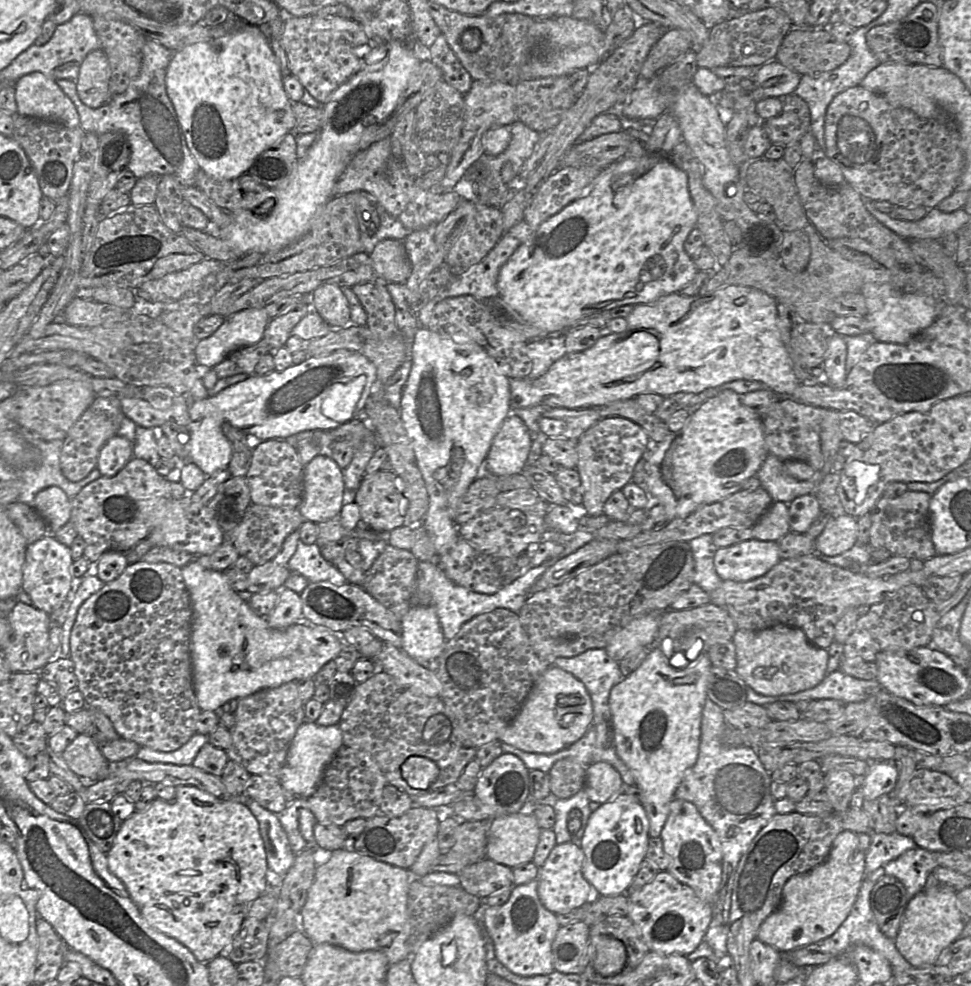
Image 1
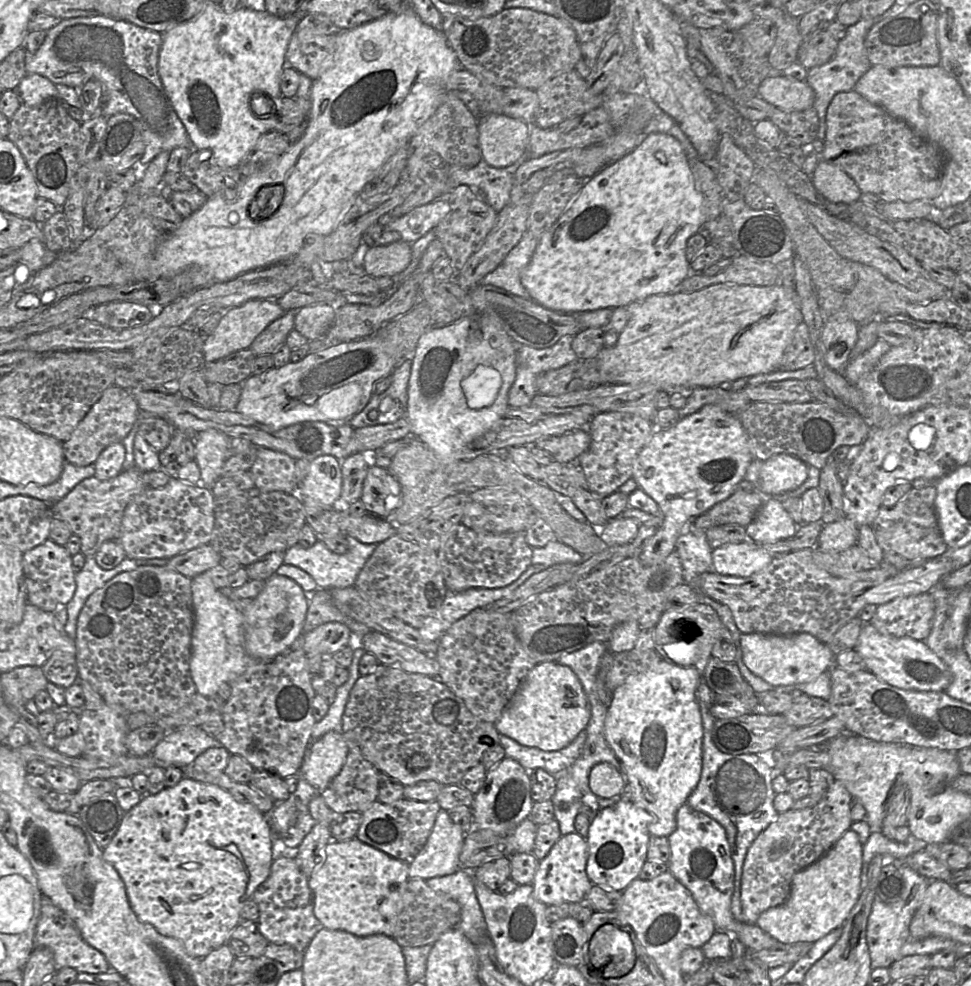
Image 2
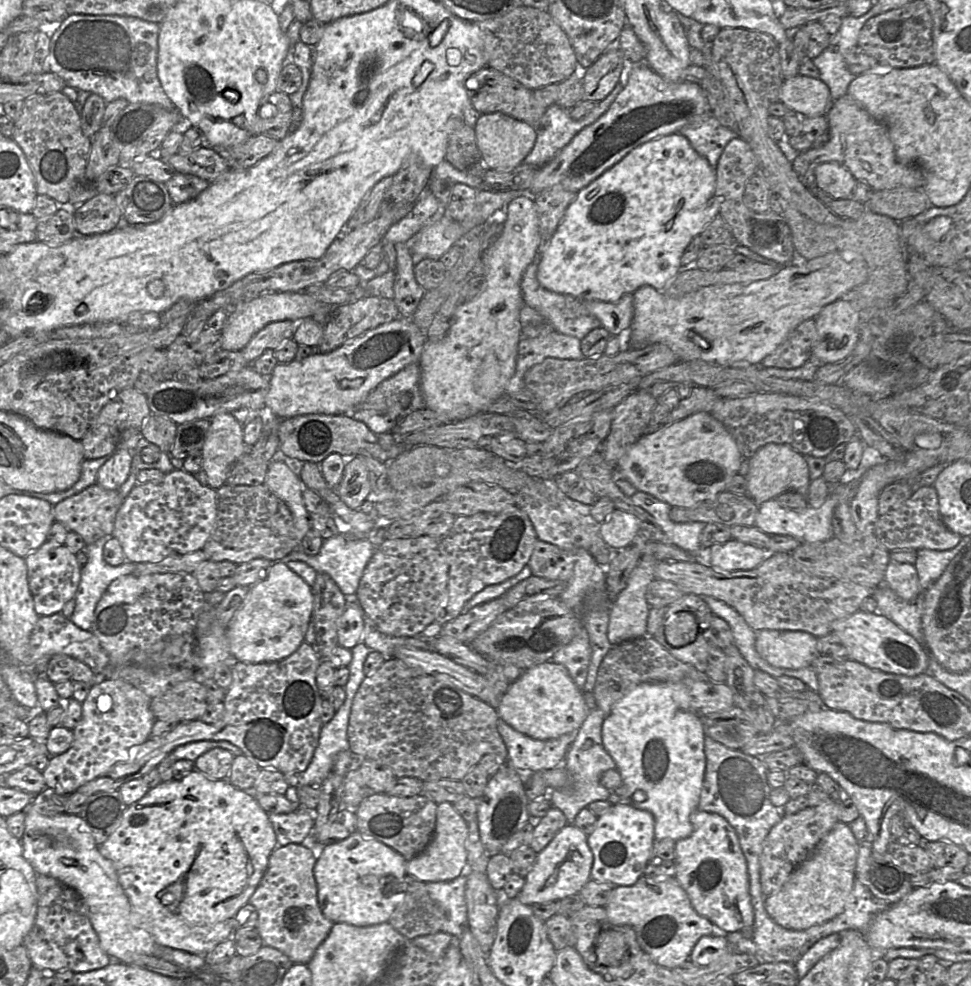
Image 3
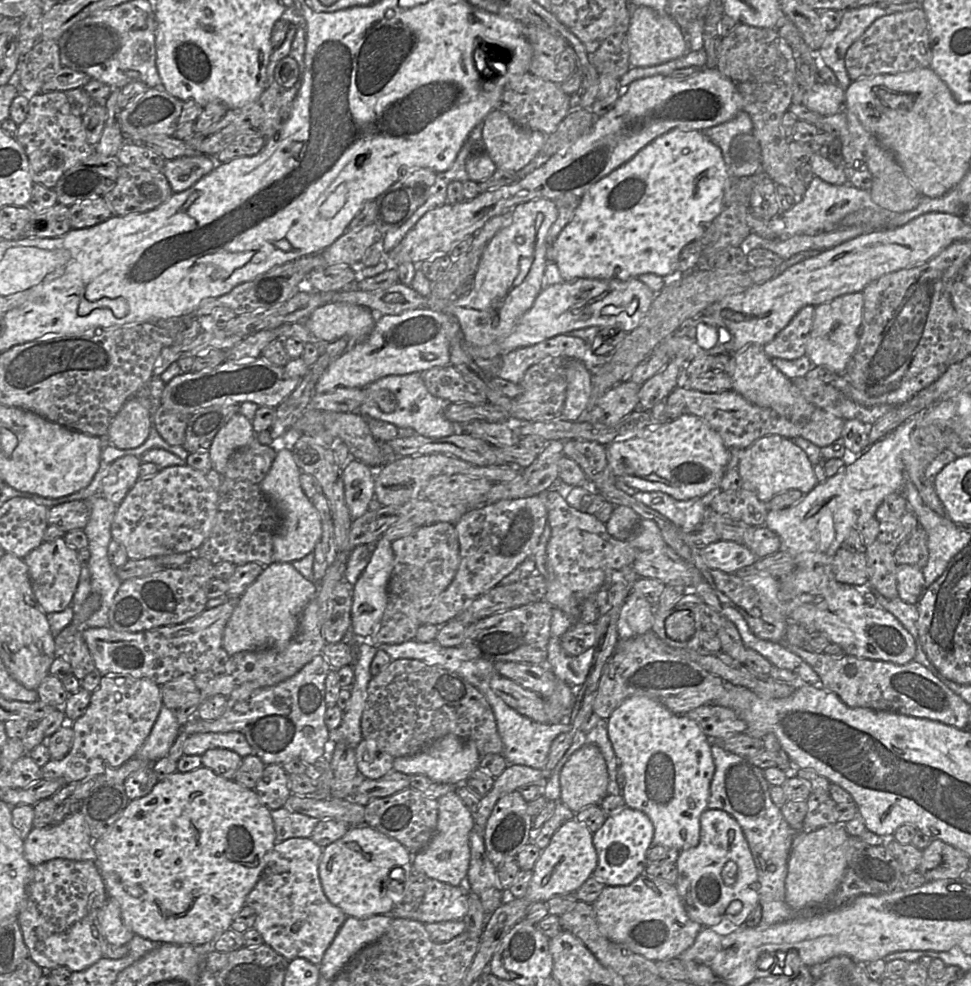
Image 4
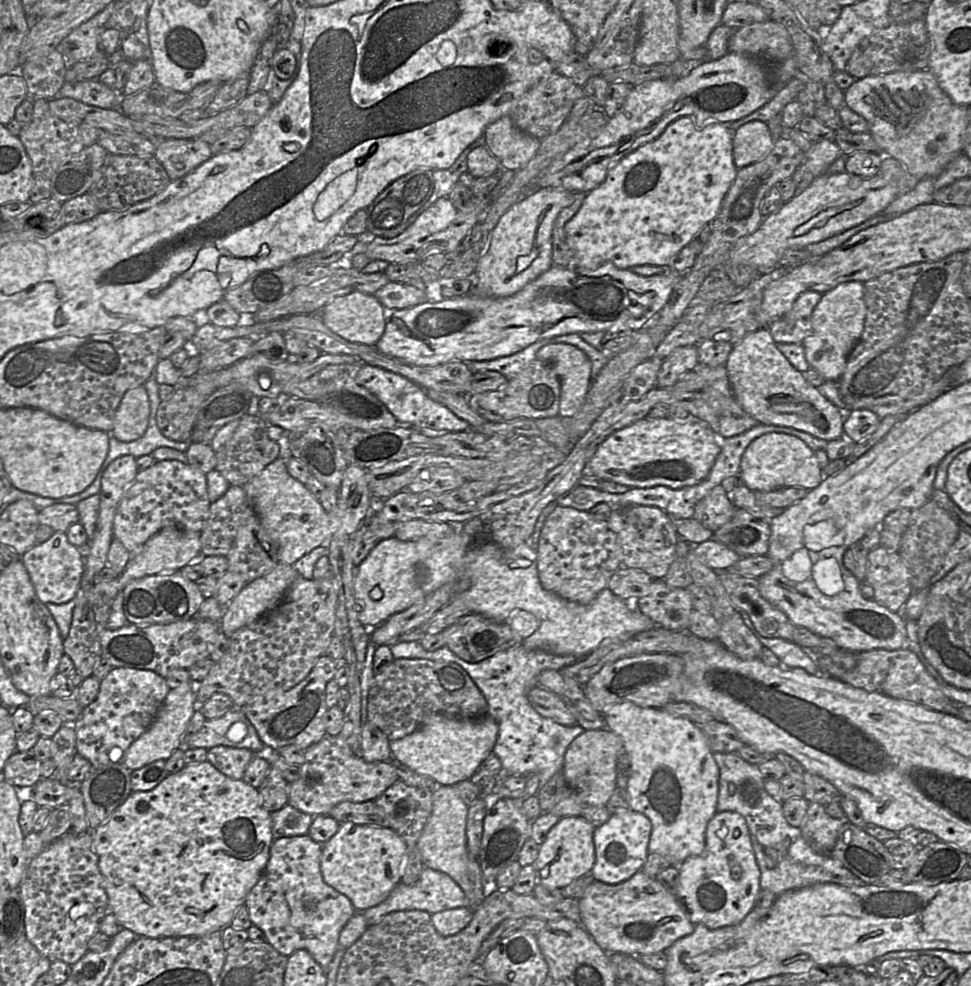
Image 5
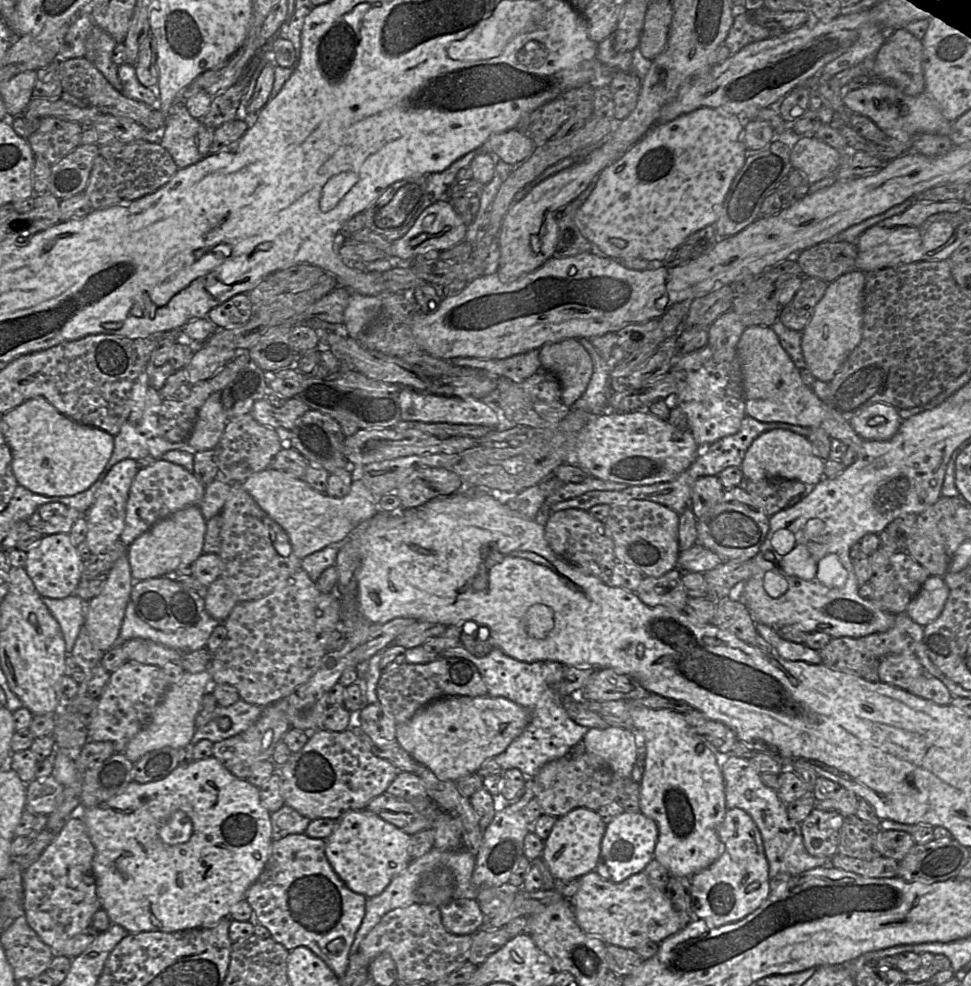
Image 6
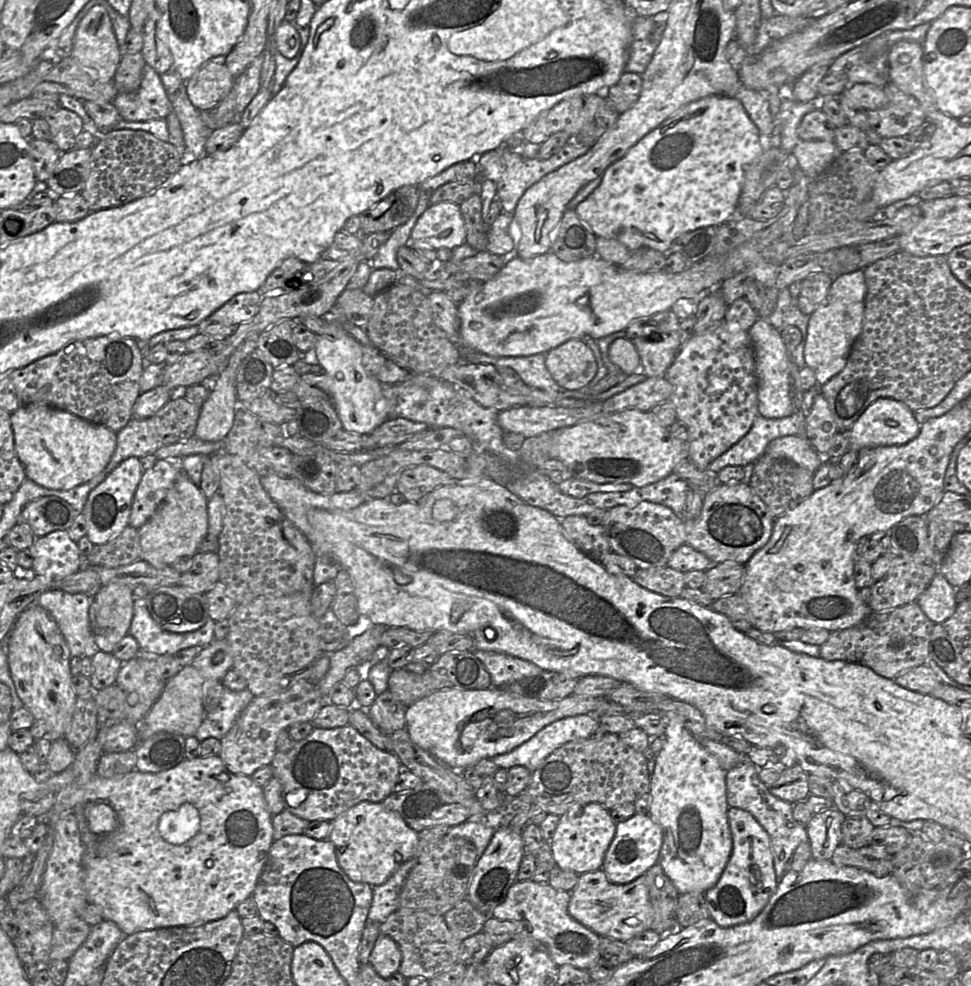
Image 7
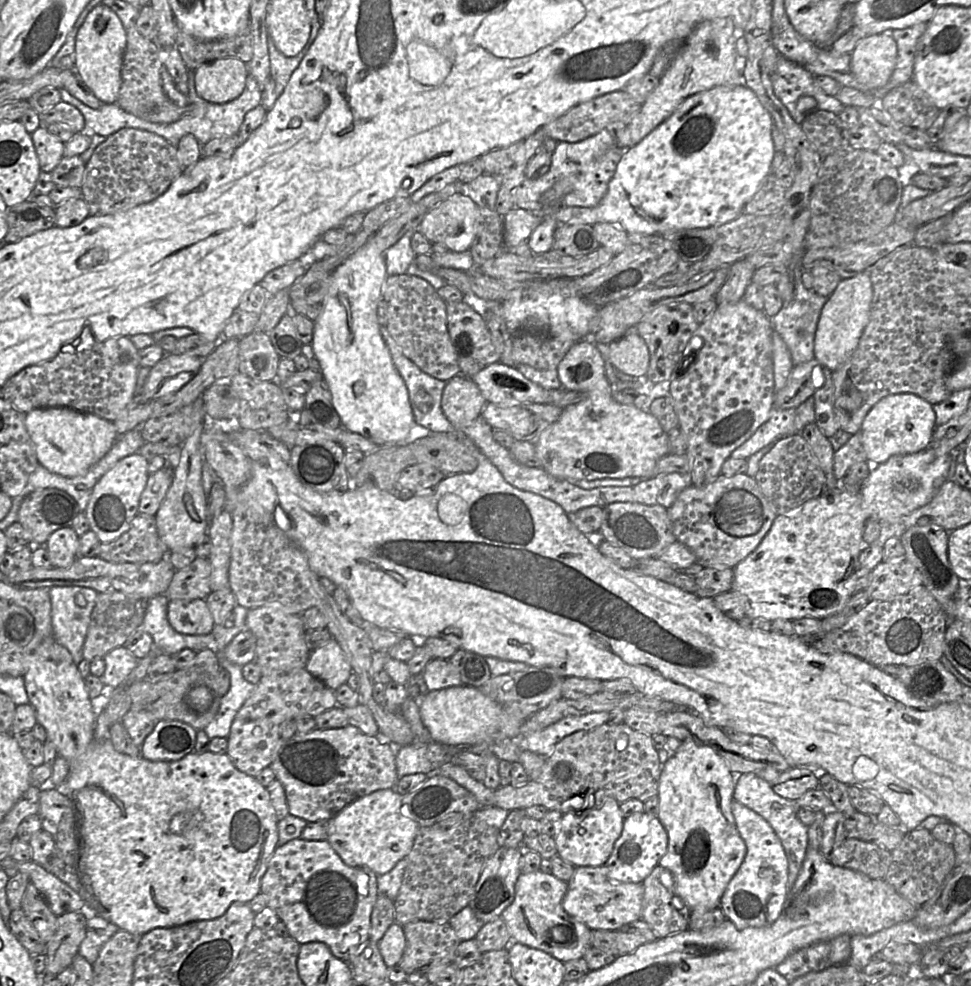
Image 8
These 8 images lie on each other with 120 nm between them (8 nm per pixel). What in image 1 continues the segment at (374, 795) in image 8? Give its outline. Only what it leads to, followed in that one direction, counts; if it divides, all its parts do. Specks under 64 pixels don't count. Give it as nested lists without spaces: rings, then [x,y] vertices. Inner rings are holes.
[[[352,844],[335,850],[319,859],[315,879],[308,891],[306,902],[300,912],[300,929],[313,944],[332,944],[352,952],[377,950],[385,954],[390,965],[409,955],[406,948],[406,932],[409,931],[407,899],[410,870],[393,866],[362,855],[352,849]]]

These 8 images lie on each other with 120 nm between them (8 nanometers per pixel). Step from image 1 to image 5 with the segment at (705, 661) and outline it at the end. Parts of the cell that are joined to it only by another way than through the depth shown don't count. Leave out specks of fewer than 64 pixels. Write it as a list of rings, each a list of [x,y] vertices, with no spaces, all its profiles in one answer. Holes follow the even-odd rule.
[[[632,702],[617,703],[604,712],[606,727],[623,741],[623,749],[631,760],[631,774],[626,790],[630,809],[644,814],[652,823],[649,853],[658,853],[679,865],[705,850],[705,832],[709,820],[717,812],[719,768],[713,751],[701,728],[686,717],[675,716],[656,708],[644,708]]]

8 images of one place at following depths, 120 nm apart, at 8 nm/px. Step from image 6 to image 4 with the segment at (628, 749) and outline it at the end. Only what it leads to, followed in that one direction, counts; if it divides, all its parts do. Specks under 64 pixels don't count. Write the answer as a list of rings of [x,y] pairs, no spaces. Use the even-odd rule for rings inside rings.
[[[584,744],[575,751],[560,772],[560,802],[574,813],[590,805],[599,805],[608,795],[609,782],[607,766],[600,749],[594,744]]]

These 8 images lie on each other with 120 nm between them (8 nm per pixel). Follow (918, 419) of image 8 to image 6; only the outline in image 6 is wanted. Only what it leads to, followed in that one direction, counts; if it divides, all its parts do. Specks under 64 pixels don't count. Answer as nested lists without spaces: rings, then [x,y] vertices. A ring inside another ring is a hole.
[[[874,403],[854,416],[849,422],[854,431],[866,440],[885,441],[898,431],[903,419],[896,407]]]

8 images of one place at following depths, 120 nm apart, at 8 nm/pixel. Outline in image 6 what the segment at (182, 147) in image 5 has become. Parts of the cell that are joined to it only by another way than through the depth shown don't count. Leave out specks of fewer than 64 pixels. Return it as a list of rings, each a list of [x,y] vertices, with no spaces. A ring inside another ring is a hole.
[[[176,100],[169,109],[159,144],[168,151],[178,169],[193,165],[207,155],[213,129],[193,118],[184,100]]]

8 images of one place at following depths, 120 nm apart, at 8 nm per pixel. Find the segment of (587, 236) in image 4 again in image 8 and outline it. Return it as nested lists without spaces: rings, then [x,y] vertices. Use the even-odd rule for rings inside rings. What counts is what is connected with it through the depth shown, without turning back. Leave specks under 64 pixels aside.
[[[720,86],[690,97],[641,142],[623,152],[615,174],[609,182],[607,193],[596,207],[557,207],[554,209],[556,221],[558,225],[580,223],[592,226],[596,223],[606,222],[623,228],[628,234],[663,234],[680,229],[710,228],[728,223],[736,219],[741,213],[744,213],[743,208],[745,204],[754,196],[762,180],[770,173],[776,151],[772,138],[773,124],[771,114],[763,107],[755,93],[747,86]]]

